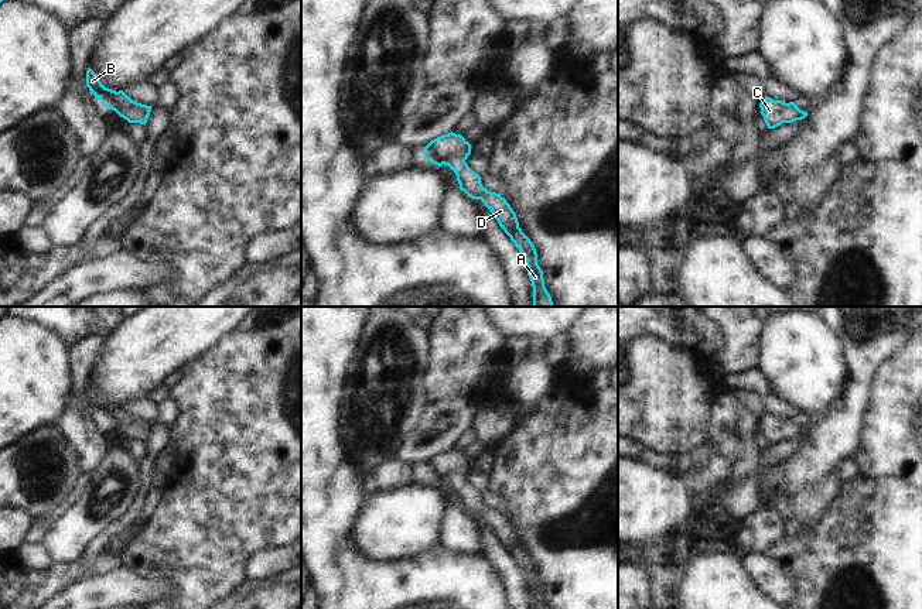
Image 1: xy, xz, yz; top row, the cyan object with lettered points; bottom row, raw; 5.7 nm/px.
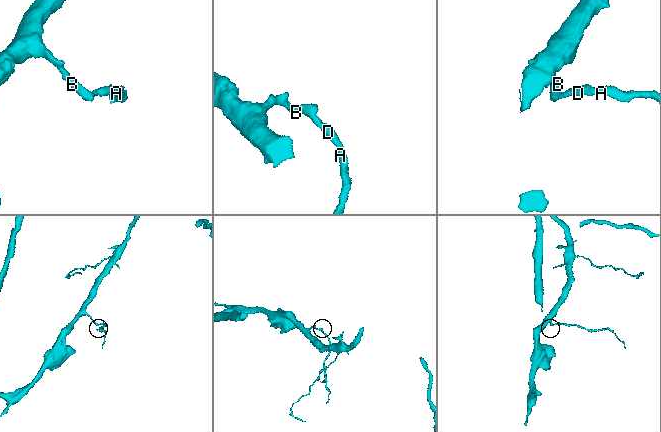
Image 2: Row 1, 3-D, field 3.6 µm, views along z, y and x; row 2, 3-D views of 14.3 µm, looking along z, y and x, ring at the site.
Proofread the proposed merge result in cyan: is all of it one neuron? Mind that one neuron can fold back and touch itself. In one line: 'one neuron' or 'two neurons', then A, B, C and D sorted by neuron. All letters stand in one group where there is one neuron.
one neuron | A B C D

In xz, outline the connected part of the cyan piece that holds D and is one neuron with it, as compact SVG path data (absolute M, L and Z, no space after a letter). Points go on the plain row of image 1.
M448 449L431 456L423 466L424 476L441 483L448 482L457 492L460 506L472 516L481 516L492 528L499 543L510 554L515 562L526 575L527 592L532 598L533 609L547 609L543 588L537 581L537 569L530 555L519 544L516 530L501 510L491 509L481 500L481 493L475 490L465 476L471 471L471 461L455 449Z

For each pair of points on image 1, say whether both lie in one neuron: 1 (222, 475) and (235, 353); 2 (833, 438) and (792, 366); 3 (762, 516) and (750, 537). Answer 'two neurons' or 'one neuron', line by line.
1: one neuron
2: two neurons
3: one neuron

